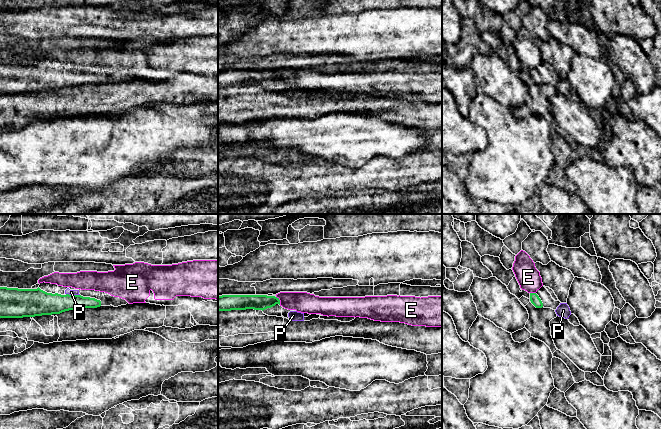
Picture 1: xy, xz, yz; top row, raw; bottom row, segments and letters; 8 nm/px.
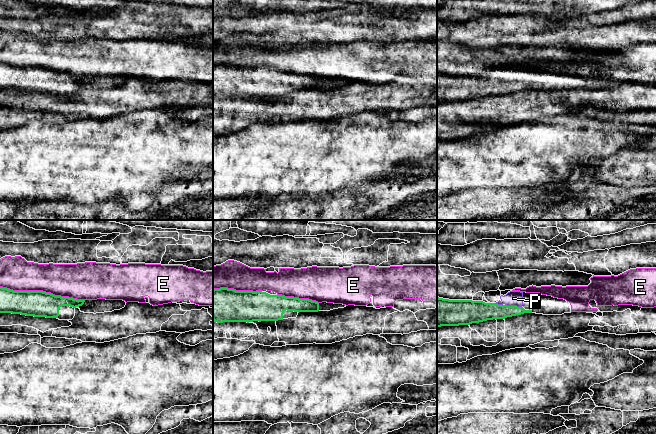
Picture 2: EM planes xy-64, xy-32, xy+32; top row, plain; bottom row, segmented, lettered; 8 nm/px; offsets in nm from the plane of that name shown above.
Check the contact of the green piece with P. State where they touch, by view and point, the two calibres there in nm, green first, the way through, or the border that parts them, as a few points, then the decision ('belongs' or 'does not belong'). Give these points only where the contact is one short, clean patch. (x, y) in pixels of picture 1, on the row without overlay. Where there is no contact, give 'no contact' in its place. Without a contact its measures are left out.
meets green in xy at (73, 71); 190 nm thick on the green side, 50 nm on the other; belongs

